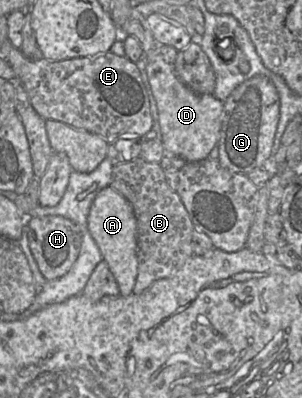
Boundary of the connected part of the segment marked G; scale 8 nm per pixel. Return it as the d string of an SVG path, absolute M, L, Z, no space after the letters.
M256 75L237 86L223 104L218 161L235 173L248 174L264 163L270 163L274 137L280 117L280 99L274 84Z

